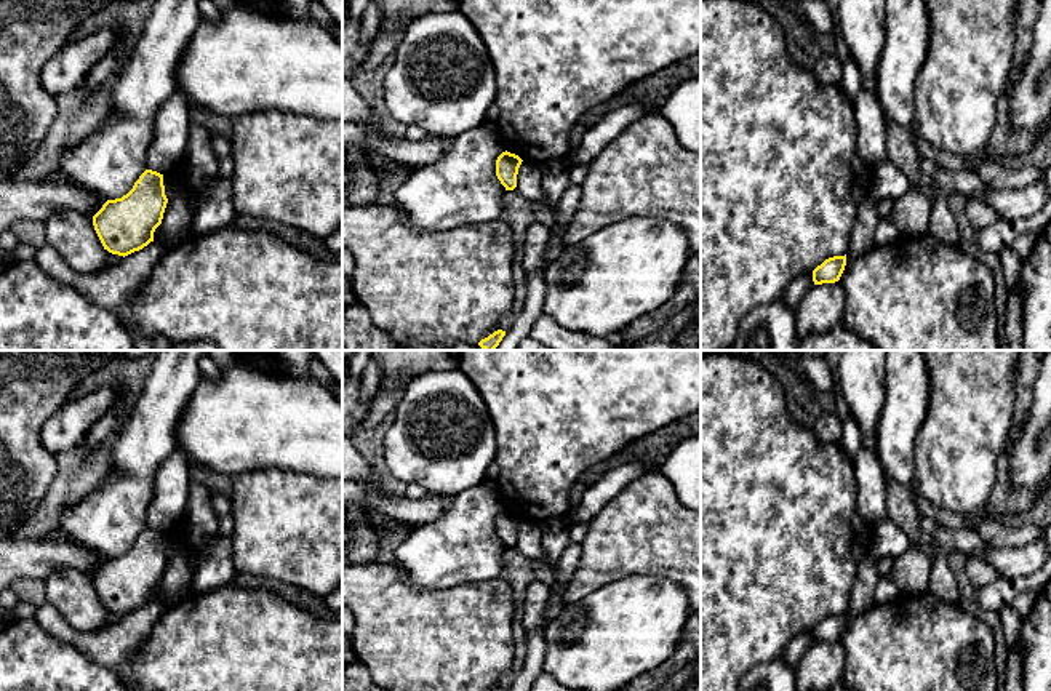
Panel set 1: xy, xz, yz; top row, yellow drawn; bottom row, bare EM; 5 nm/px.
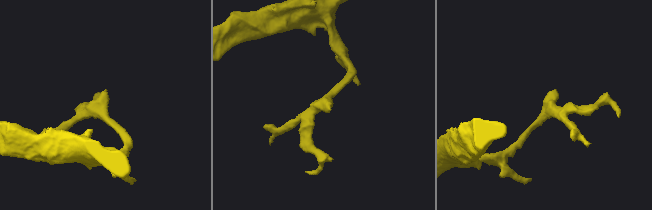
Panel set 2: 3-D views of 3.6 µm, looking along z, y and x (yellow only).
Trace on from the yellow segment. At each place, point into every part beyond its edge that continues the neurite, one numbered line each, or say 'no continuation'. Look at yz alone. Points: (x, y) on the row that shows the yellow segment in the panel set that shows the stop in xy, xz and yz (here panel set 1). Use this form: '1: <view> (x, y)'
no continuation

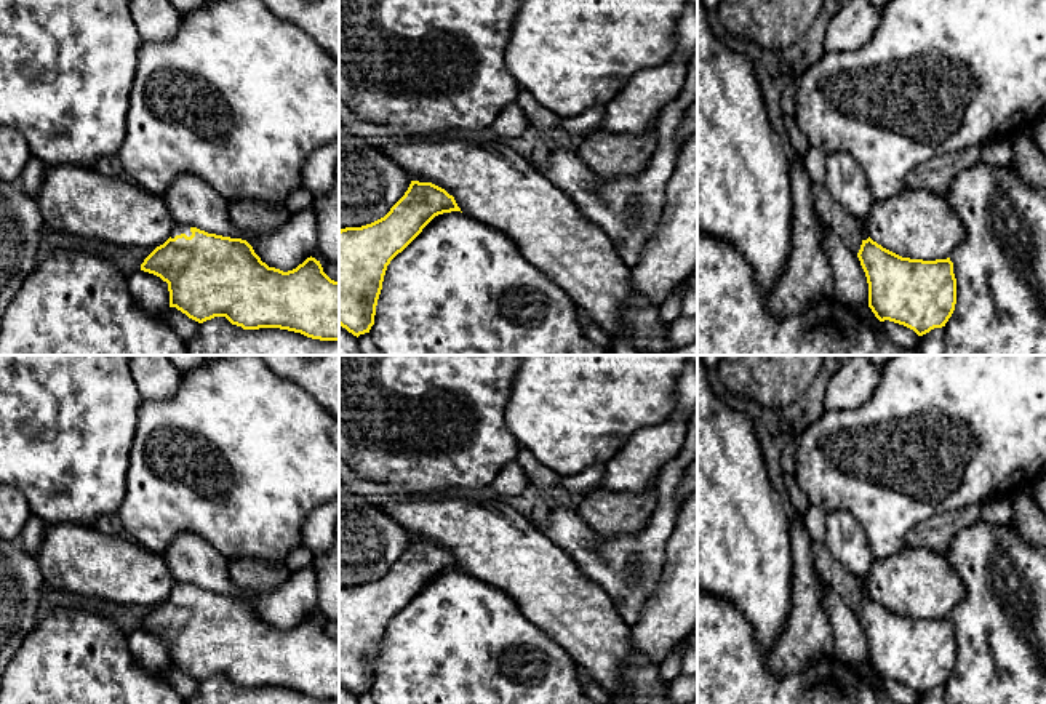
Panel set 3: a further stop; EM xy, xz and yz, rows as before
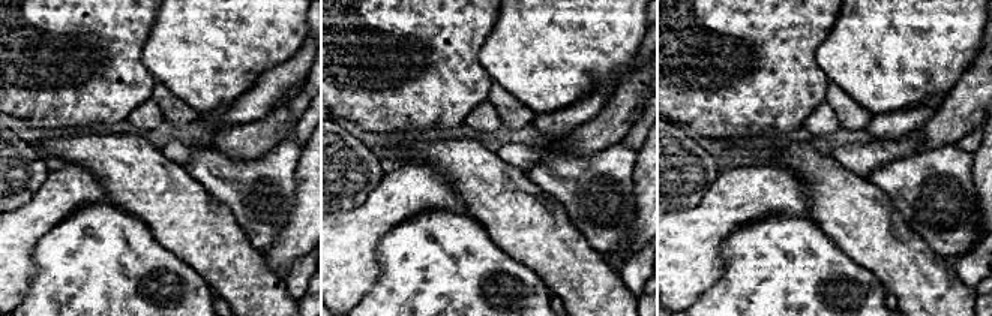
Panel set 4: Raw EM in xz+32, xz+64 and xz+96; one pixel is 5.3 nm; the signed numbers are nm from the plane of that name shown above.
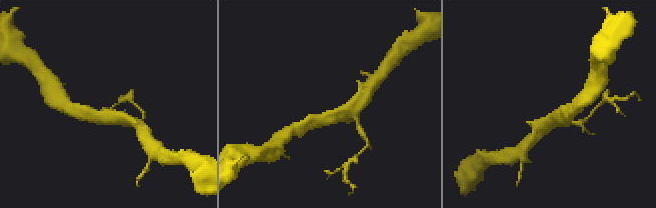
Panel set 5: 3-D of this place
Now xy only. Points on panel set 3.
1: xy (179, 228)

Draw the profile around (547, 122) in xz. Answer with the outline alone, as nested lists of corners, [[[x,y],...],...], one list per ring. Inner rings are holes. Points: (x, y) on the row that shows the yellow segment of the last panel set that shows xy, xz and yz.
[[[520,88],[515,102],[523,110],[529,125],[536,126],[542,136],[553,136],[560,126],[560,117],[545,109],[531,93]]]

